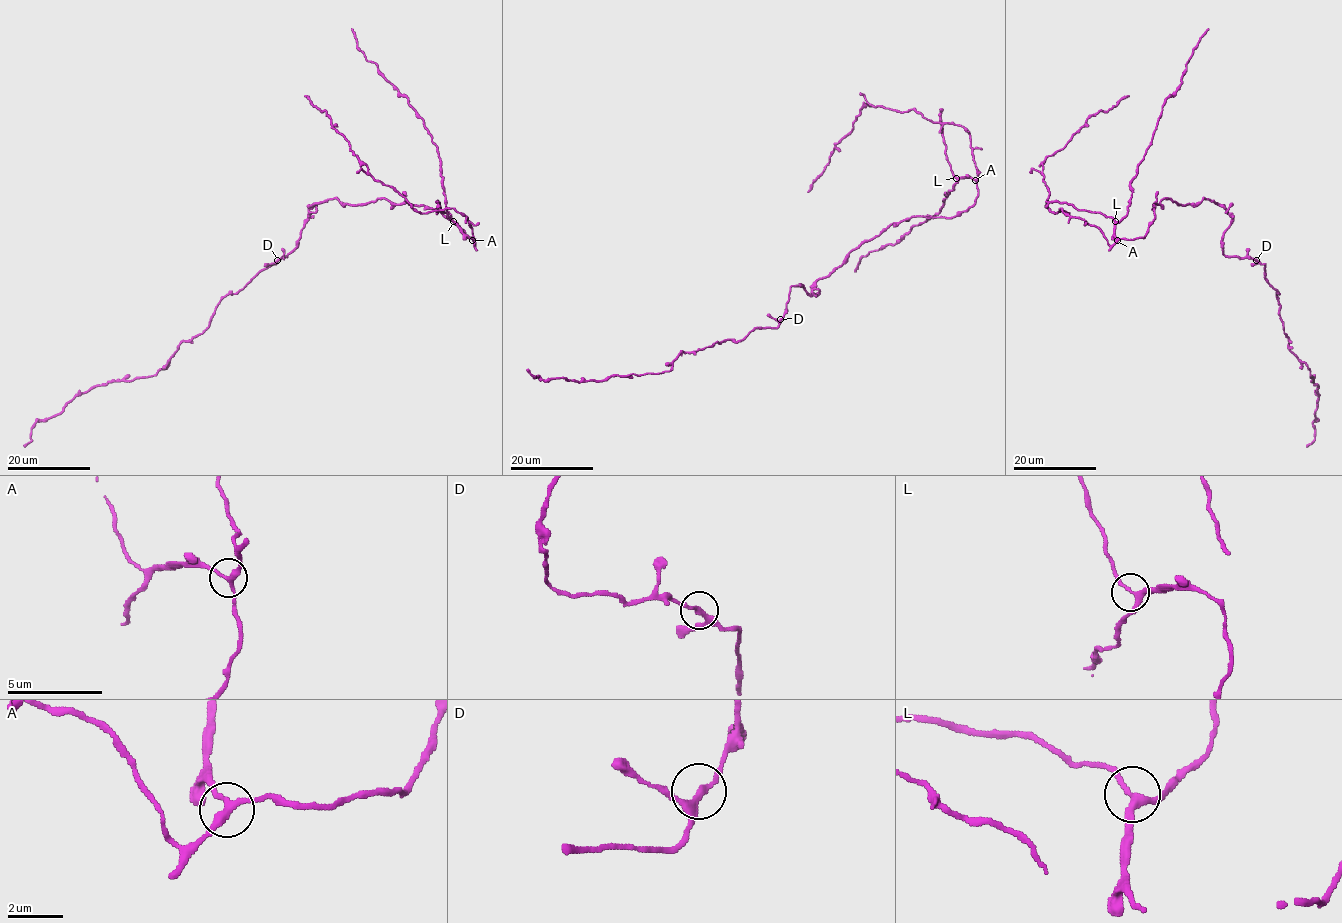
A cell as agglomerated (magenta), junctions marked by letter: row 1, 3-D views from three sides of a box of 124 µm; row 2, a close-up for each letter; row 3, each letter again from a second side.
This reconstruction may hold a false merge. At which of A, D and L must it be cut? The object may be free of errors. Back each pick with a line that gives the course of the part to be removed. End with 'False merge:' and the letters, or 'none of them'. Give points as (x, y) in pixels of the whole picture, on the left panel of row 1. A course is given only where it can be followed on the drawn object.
False merge: none of them

